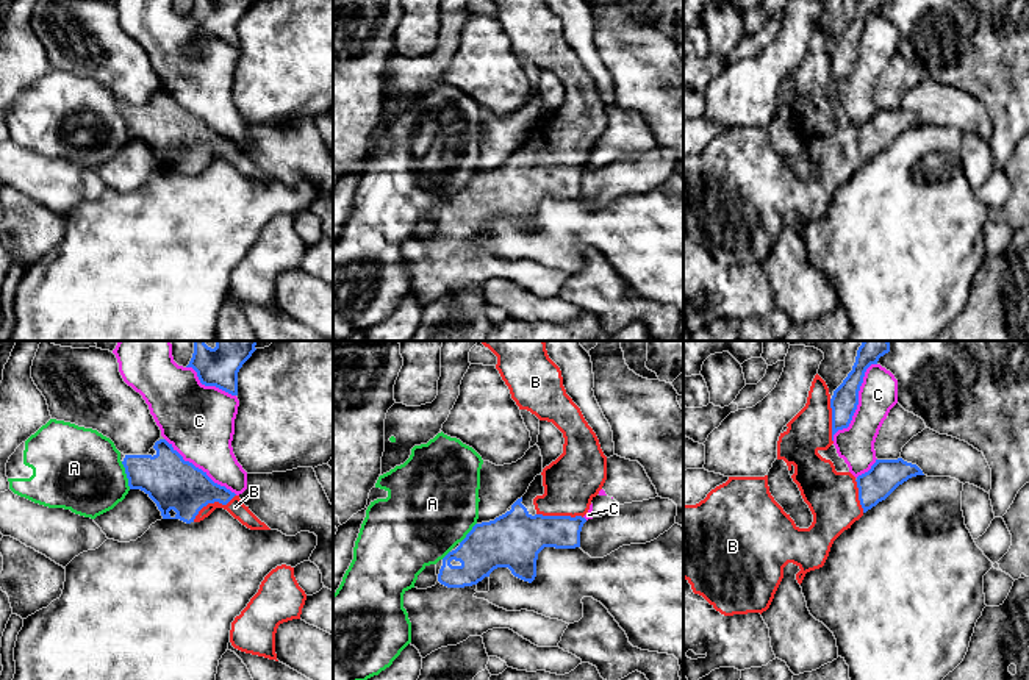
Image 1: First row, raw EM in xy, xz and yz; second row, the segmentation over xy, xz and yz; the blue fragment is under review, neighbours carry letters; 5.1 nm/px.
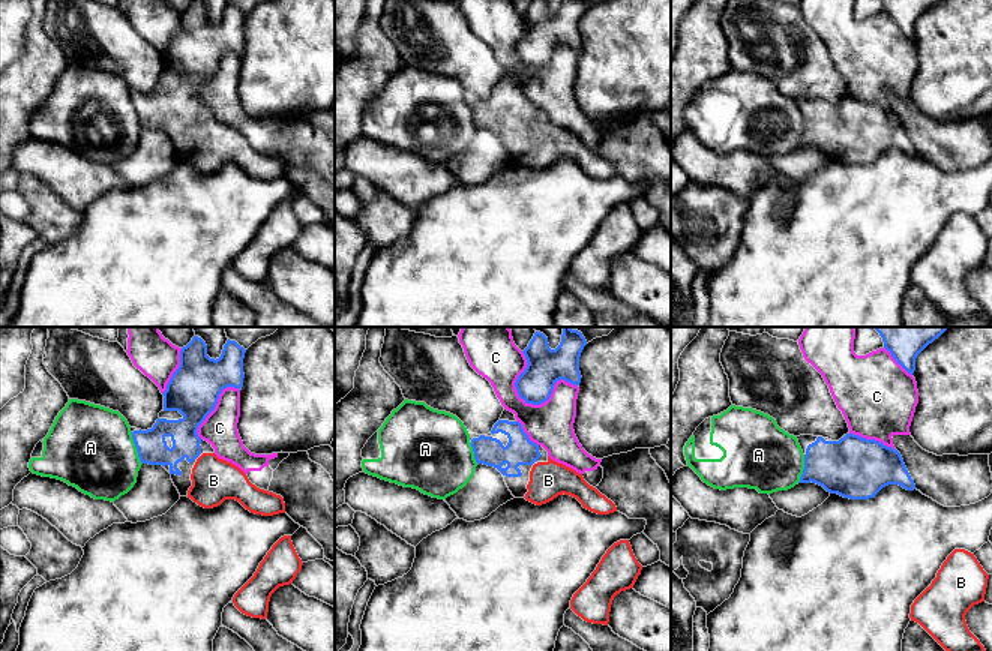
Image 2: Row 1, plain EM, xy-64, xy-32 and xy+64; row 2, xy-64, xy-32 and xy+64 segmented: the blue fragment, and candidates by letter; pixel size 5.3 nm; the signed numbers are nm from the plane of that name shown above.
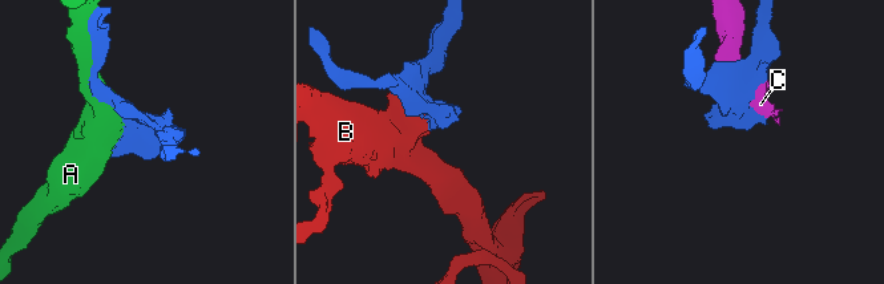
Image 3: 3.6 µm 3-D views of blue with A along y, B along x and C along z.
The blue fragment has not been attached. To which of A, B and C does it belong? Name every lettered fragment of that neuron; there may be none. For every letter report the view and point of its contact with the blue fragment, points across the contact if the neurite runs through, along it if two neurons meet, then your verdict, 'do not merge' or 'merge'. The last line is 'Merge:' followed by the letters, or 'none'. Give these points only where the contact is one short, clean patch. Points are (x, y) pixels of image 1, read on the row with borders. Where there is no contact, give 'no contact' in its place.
A: xy (127, 476) | do not merge
B: xy (211, 502) | merge
C: yz (857, 402) | do not merge
Merge: B

